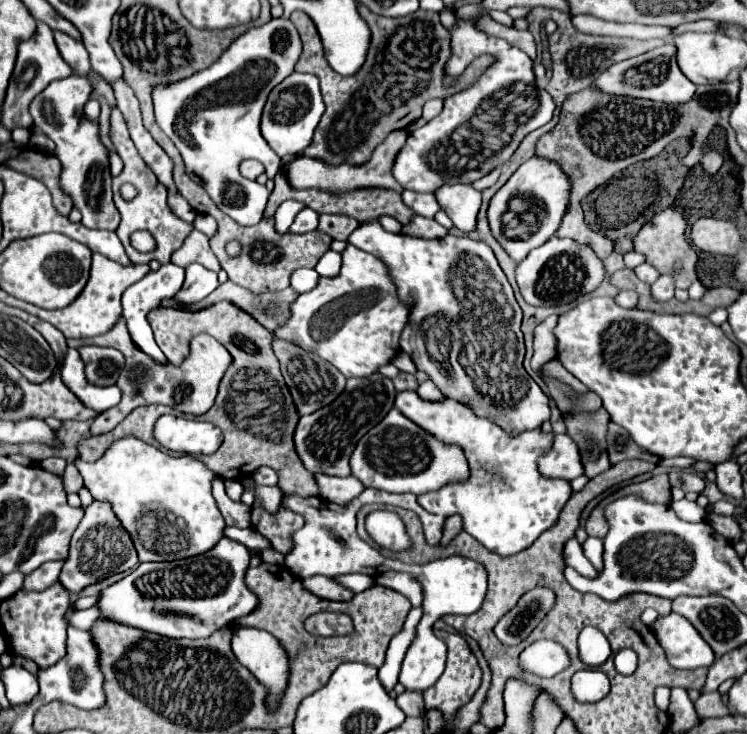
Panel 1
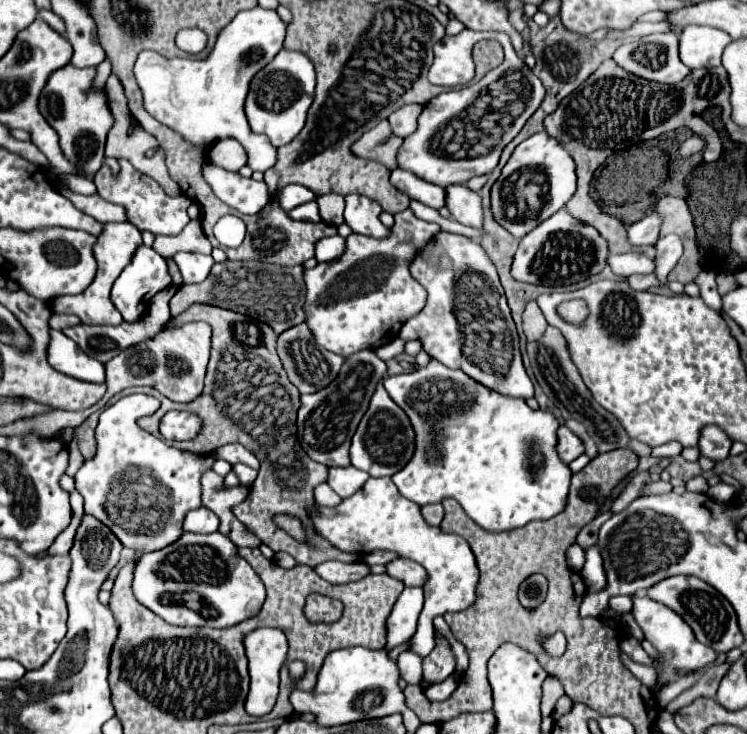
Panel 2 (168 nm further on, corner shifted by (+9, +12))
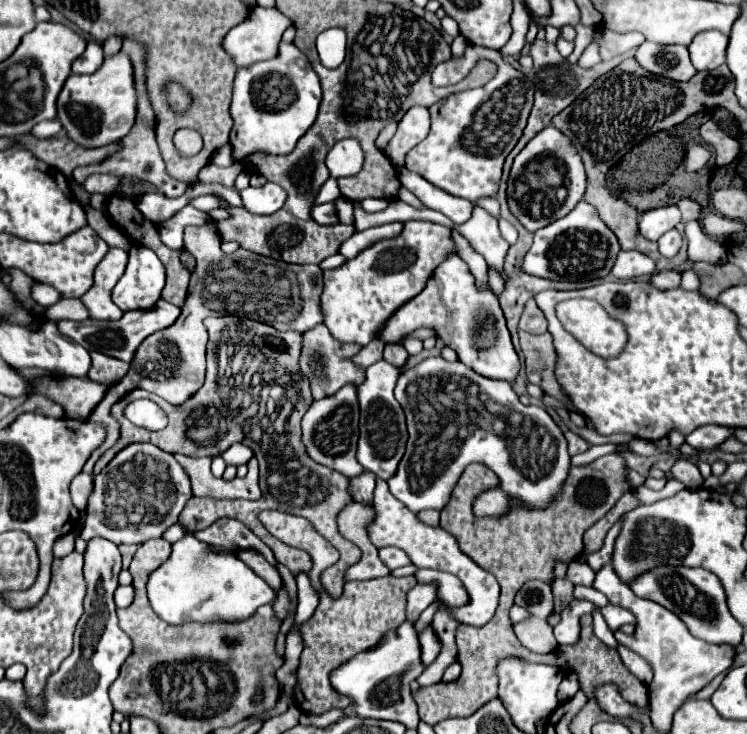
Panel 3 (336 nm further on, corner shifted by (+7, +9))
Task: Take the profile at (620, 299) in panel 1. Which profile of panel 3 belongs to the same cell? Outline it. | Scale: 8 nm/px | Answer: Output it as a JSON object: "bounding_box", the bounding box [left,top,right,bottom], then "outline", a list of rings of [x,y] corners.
{"bounding_box":[652,271,682,289],"outline":[[[662,271],[652,277],[652,285],[658,289],[674,289],[680,285],[682,273],[680,271]]]}

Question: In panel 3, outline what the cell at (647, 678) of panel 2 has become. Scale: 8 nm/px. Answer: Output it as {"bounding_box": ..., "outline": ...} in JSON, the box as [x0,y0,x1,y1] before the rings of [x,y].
{"bounding_box":[592,607,616,647],"outline":[[[598,607],[592,613],[592,617],[594,617],[594,633],[596,633],[596,637],[600,641],[604,641],[608,647],[616,647],[616,639],[612,635],[612,631],[608,629],[608,625],[606,625],[606,621],[604,621],[604,617],[602,617],[602,613],[600,613]]]}

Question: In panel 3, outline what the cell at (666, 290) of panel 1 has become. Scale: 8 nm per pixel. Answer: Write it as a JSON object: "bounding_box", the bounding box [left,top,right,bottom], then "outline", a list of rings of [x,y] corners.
{"bounding_box":[658,229,682,257],"outline":[[[676,229],[664,233],[664,235],[658,239],[658,247],[660,247],[660,253],[662,253],[664,257],[676,257],[676,253],[678,253],[680,247],[682,247],[682,235],[680,235]]]}

